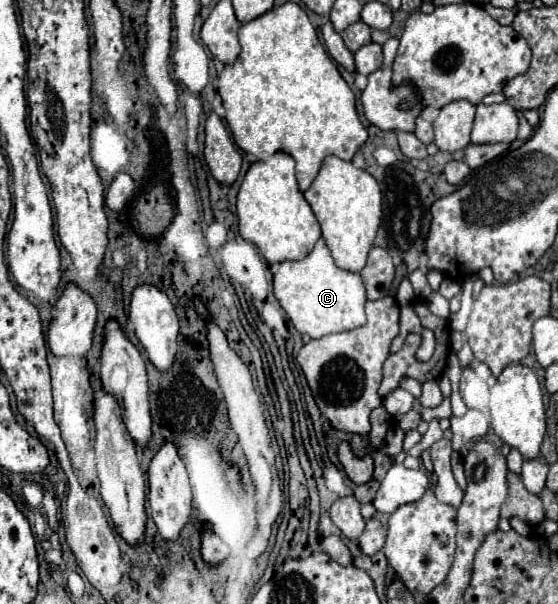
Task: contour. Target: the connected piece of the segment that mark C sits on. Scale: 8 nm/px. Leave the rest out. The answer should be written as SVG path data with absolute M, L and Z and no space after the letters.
M322 238L306 258L280 262L278 270L274 272L274 296L290 316L294 328L308 338L322 338L326 334L354 330L366 322L366 286L360 274L338 268Z

